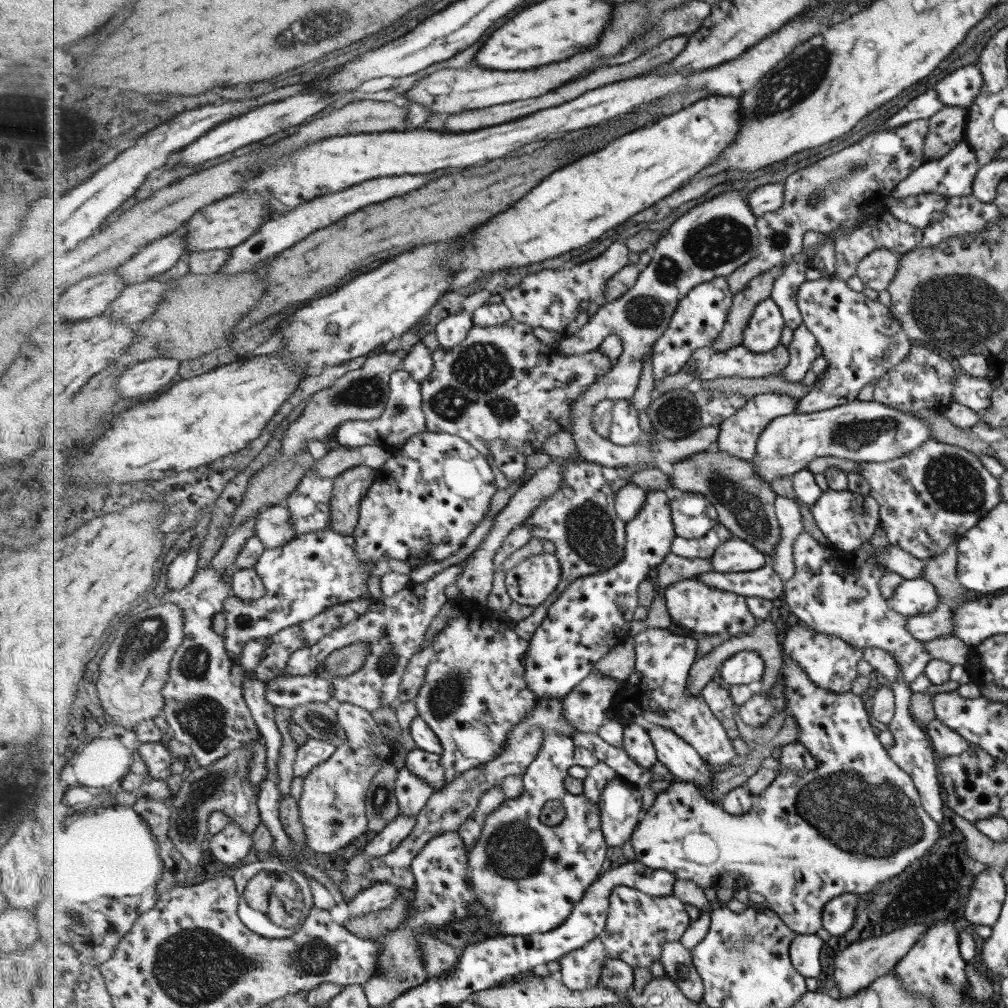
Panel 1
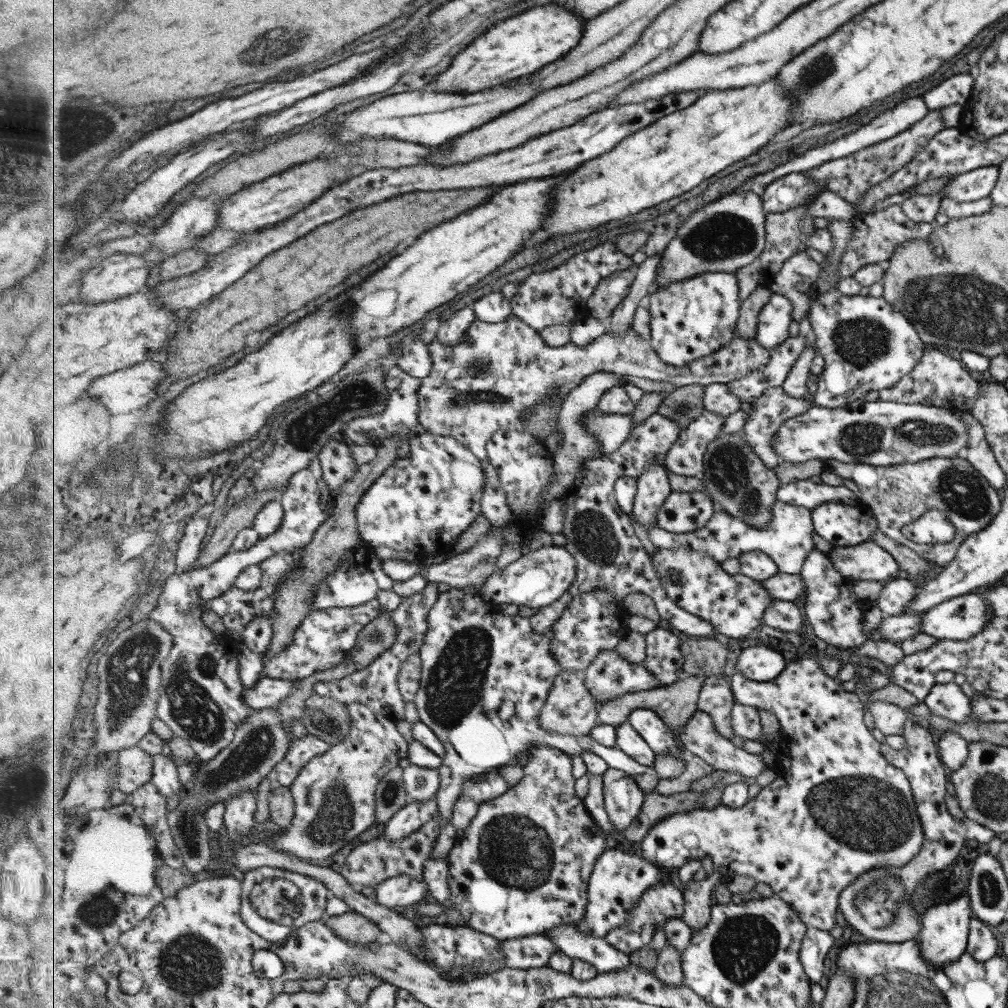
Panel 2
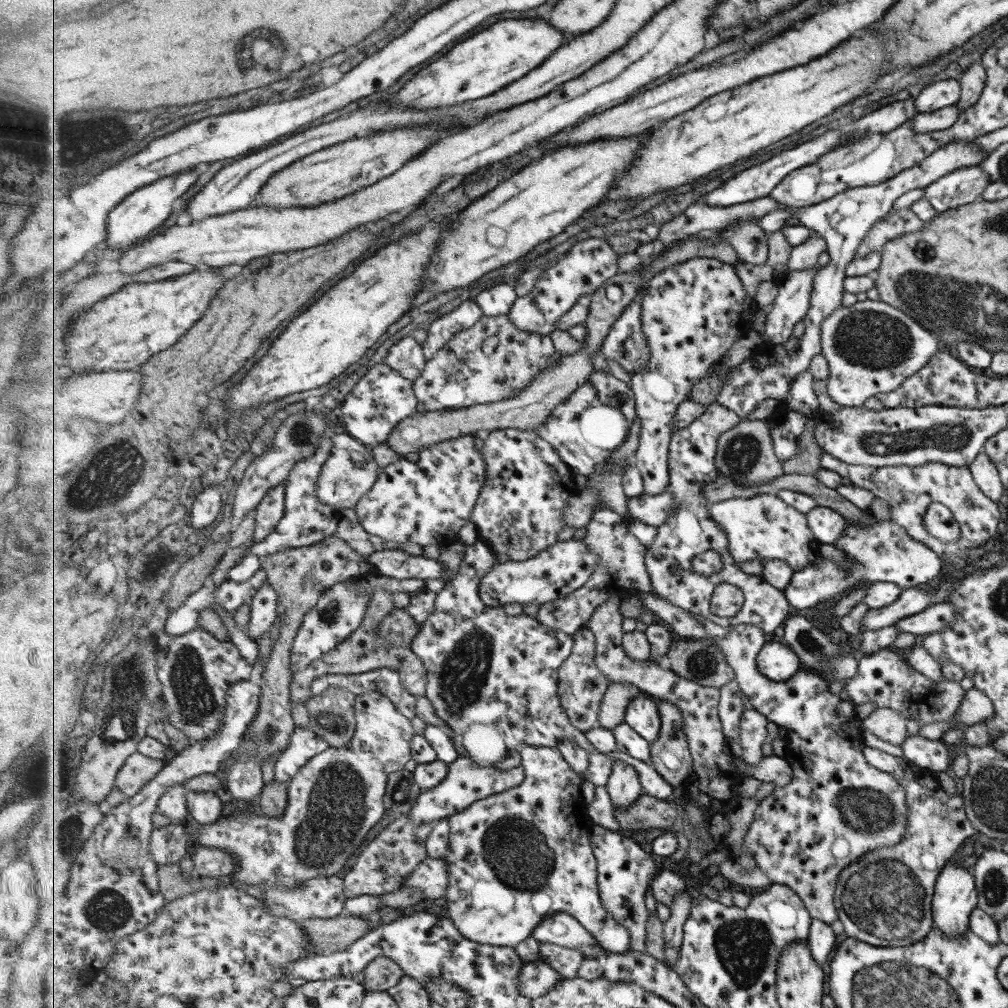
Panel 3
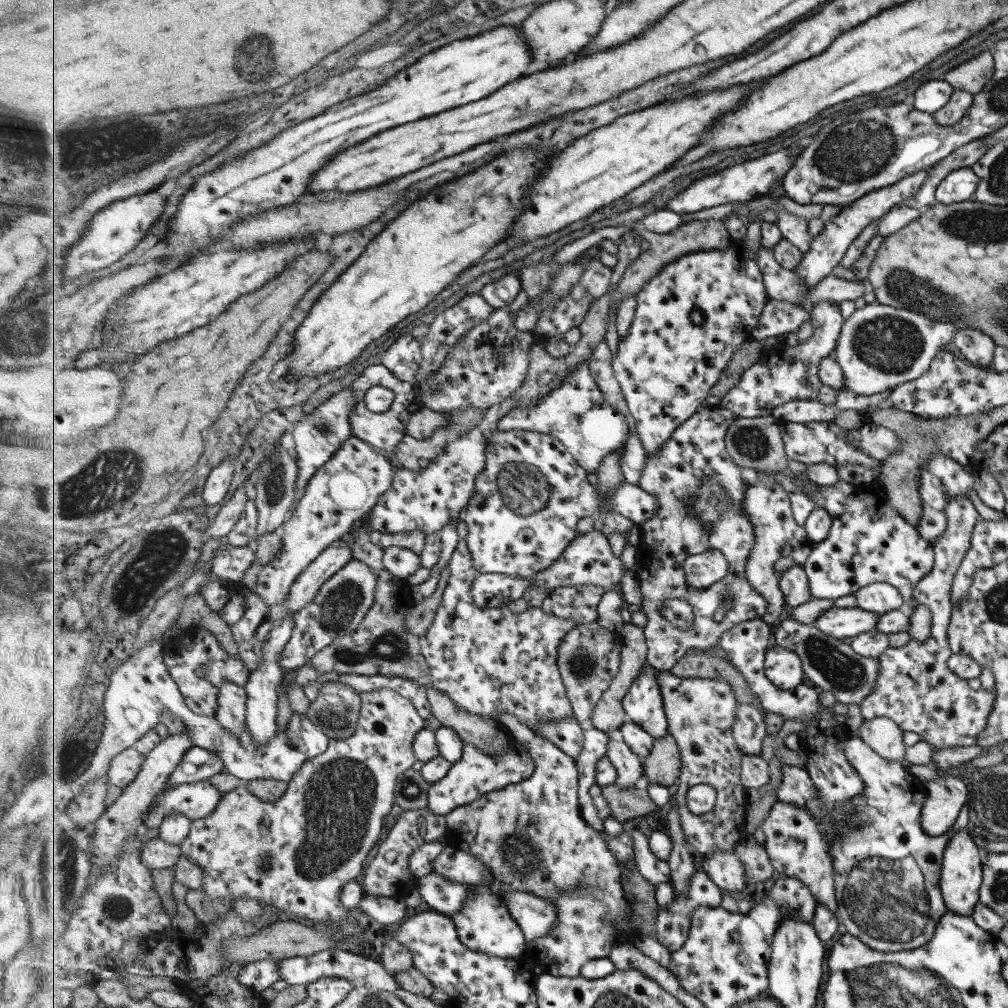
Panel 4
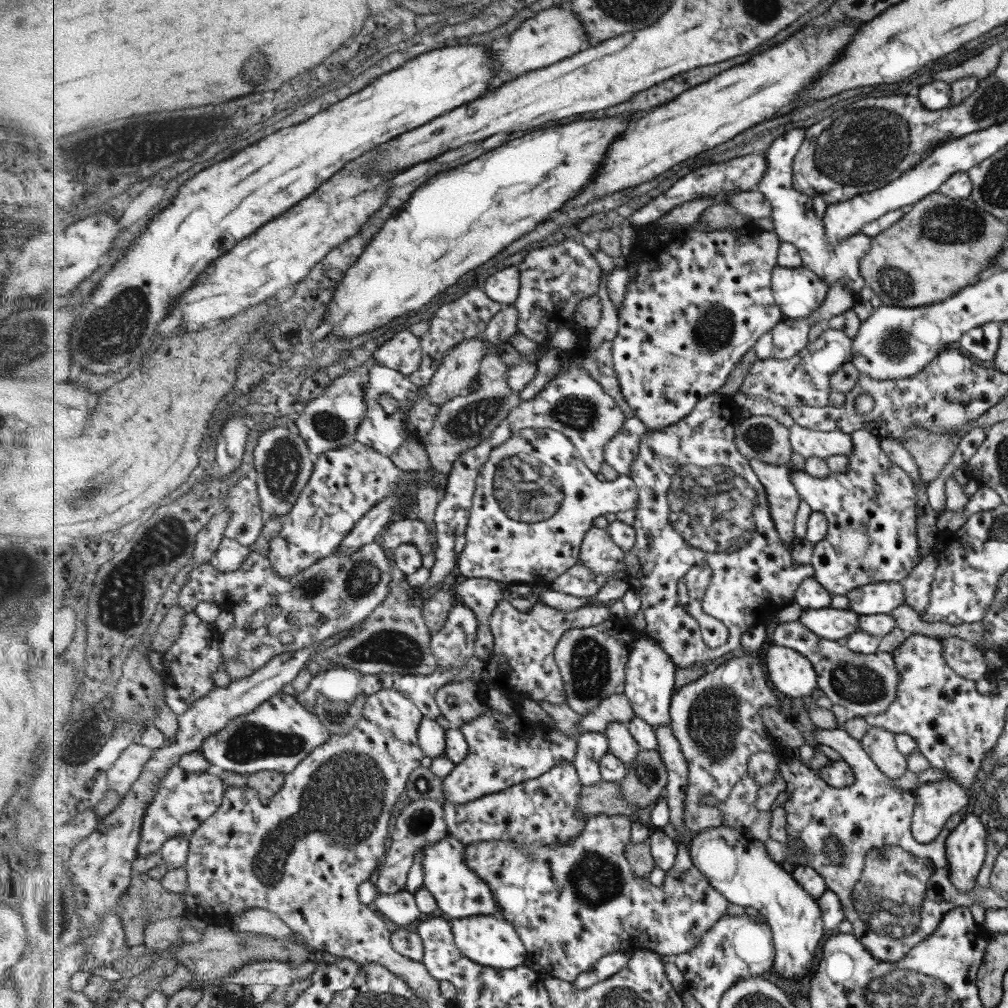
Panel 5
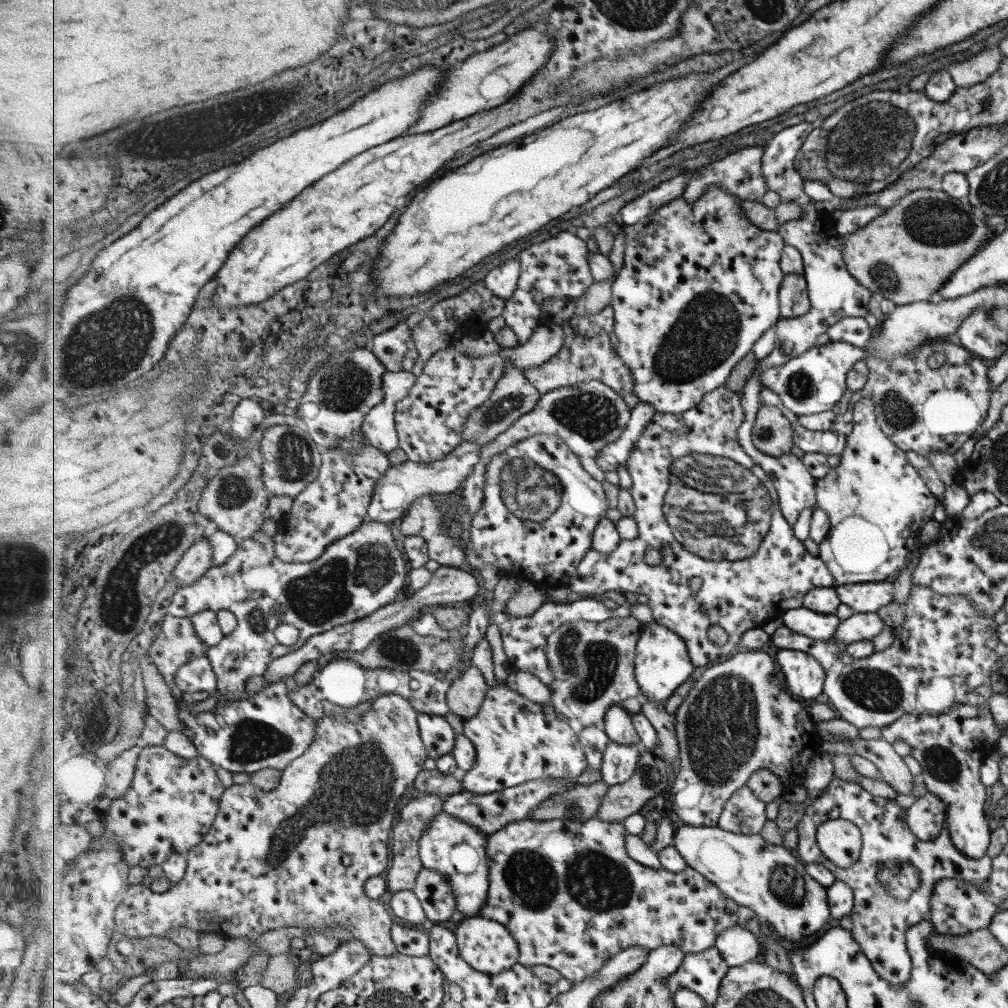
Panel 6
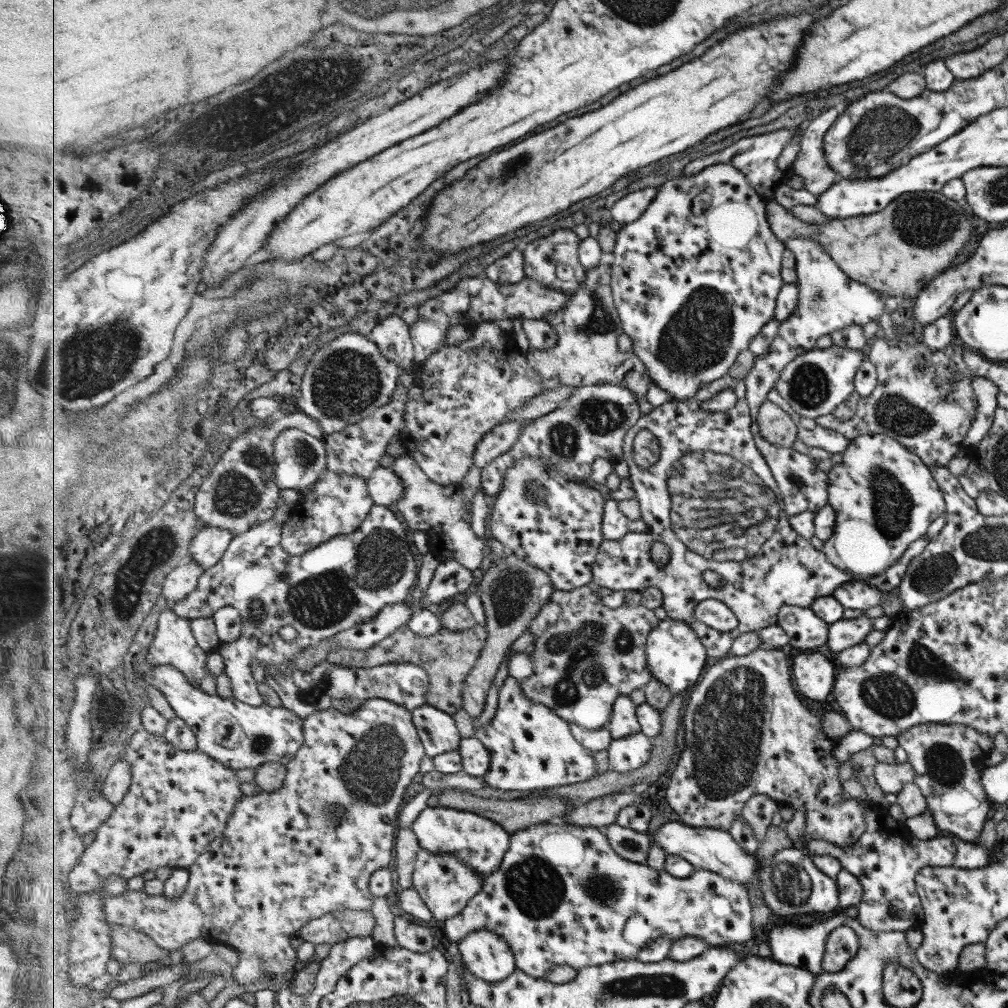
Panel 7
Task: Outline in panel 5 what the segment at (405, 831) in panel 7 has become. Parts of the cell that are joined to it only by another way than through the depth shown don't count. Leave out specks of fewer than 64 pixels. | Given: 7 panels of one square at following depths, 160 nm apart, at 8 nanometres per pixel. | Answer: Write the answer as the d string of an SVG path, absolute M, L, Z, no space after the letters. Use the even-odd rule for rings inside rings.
M444 800L408 801L395 823L395 830L391 835L391 846L375 877L376 887L380 893L395 894L407 891L407 881L416 852L439 842L448 835L448 824L444 809Z

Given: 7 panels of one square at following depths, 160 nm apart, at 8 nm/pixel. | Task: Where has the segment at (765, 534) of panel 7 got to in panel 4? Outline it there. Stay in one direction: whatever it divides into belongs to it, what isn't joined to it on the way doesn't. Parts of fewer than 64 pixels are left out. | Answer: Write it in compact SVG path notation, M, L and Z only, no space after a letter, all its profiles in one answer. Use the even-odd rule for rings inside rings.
M717 405L715 408L699 410L689 420L685 421L673 433L673 436L657 454L649 456L646 468L643 469L639 486L643 487L651 496L657 498L659 502L658 514L653 519L641 524L641 543L639 551L639 570L635 571L635 577L644 594L644 604L640 607L646 616L646 626L643 628L648 646L648 664L658 670L669 672L682 660L689 652L719 651L722 638L729 633L735 625L753 619L764 619L763 604L767 604L766 595L761 594L751 584L749 576L746 574L747 566L750 565L752 550L755 549L755 542L758 536L755 535L756 524L751 523L751 519L744 514L744 502L747 499L749 486L744 482L744 469L738 465L731 456L729 447L726 445L726 438L731 425L739 417L727 407ZM706 550L720 550L728 562L728 572L723 580L705 588L705 608L703 612L697 612L697 620L689 631L683 631L682 627L675 626L661 613L661 608L665 602L671 599L681 599L687 596L690 586L685 578L683 562L693 556L693 554L705 553ZM734 594L734 609L727 613L721 622L713 620L713 614L722 605L725 597Z

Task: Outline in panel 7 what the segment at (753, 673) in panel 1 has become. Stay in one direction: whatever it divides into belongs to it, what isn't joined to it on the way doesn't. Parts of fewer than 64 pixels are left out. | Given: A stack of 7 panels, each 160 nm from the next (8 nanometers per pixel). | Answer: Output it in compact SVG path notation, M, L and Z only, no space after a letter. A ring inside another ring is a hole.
M803 652L795 657L794 677L805 697L822 701L834 686L833 664L818 652Z

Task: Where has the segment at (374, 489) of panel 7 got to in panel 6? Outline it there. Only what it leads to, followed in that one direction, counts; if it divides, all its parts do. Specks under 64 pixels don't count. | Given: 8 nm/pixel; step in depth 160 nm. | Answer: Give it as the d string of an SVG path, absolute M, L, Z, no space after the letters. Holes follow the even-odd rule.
M463 441L453 453L449 453L442 461L427 464L407 460L401 464L393 464L377 483L367 520L398 524L411 509L415 500L429 494L450 494L459 491L464 480L473 472L474 466L479 462L480 450L483 449L483 446L476 442Z

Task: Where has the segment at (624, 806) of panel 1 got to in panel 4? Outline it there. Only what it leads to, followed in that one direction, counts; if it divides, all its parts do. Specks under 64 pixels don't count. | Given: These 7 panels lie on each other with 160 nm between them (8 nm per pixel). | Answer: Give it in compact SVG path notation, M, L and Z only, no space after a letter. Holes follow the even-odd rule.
M610 740L608 757L618 770L616 784L621 788L631 788L641 780L644 773L644 758L635 754L630 745L622 740Z

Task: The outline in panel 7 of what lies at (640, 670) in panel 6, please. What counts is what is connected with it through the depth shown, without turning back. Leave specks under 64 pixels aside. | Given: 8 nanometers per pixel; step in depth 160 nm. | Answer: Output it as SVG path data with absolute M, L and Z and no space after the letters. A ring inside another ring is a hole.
M663 619L651 632L647 644L649 663L653 677L666 684L673 692L683 692L685 688L693 688L702 678L706 669L713 662L707 654L707 646L699 639L694 627L688 622L678 619Z

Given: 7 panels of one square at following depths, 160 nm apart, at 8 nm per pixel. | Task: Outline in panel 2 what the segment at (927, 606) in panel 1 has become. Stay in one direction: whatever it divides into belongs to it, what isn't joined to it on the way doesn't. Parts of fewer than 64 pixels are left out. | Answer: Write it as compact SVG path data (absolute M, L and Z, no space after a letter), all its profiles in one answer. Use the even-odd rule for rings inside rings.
M899 575L896 579L885 583L873 603L883 615L895 616L901 614L913 600L916 587L916 580Z

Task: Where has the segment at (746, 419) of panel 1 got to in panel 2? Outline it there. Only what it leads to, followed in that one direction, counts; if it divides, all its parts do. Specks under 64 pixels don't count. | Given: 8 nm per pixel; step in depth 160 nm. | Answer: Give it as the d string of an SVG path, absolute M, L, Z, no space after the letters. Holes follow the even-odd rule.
M773 387L768 388L759 398L748 405L752 406L749 413L750 419L747 419L744 424L742 433L754 451L763 459L763 462L770 468L776 469L777 465L782 462L782 458L776 453L772 445L775 433L784 422L787 422L787 419L807 412L812 407L812 402L807 399L793 398L782 387Z

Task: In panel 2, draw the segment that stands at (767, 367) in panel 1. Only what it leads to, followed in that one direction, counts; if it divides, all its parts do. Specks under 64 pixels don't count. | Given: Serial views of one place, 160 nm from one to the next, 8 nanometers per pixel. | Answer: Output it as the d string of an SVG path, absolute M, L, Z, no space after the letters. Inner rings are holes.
M513 313L508 316L505 322L491 323L476 320L470 327L469 332L456 345L447 345L433 340L428 344L432 359L432 371L422 378L422 388L419 389L420 424L427 433L436 435L459 437L480 459L486 470L487 484L483 492L482 514L487 517L493 527L506 528L512 521L513 514L507 502L507 491L502 485L497 469L491 464L486 449L490 438L499 430L518 430L527 432L528 414L536 408L548 402L548 394L554 390L562 398L581 385L587 377L595 374L617 373L619 375L638 376L659 382L671 382L676 388L693 384L702 384L704 387L713 383L727 385L740 378L745 378L748 374L756 372L764 367L771 360L772 352L765 348L756 338L743 339L735 337L729 345L724 346L709 357L687 365L686 368L679 368L668 365L659 358L658 351L654 349L649 338L643 338L637 330L628 330L624 336L618 336L608 331L601 338L595 339L587 346L577 346L571 342L566 346L549 348L549 343L542 337L542 334L535 328L525 324L523 320L517 318Z

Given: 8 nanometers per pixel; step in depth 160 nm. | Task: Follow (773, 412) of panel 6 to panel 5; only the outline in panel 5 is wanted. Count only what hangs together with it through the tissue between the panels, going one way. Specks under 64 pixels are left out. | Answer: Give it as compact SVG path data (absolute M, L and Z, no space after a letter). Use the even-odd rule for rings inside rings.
M752 415L744 419L735 439L739 451L748 459L762 459L773 465L787 465L795 453L789 427L772 416Z

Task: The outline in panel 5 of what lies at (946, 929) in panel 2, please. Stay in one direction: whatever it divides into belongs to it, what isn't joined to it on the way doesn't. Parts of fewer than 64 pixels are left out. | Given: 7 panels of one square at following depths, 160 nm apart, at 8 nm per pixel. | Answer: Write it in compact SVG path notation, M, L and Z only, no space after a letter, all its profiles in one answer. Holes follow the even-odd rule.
M967 813L958 823L952 823L953 829L945 837L944 853L948 866L948 877L953 888L964 894L970 892L983 858L985 858L985 829L983 824L972 813Z

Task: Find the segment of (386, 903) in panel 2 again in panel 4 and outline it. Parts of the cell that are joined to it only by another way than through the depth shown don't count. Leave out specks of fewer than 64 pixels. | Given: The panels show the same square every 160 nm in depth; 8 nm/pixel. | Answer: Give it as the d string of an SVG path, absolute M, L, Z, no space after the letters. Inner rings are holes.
M450 845L434 860L433 872L463 884L478 885L492 881L490 870L478 859L478 855Z

